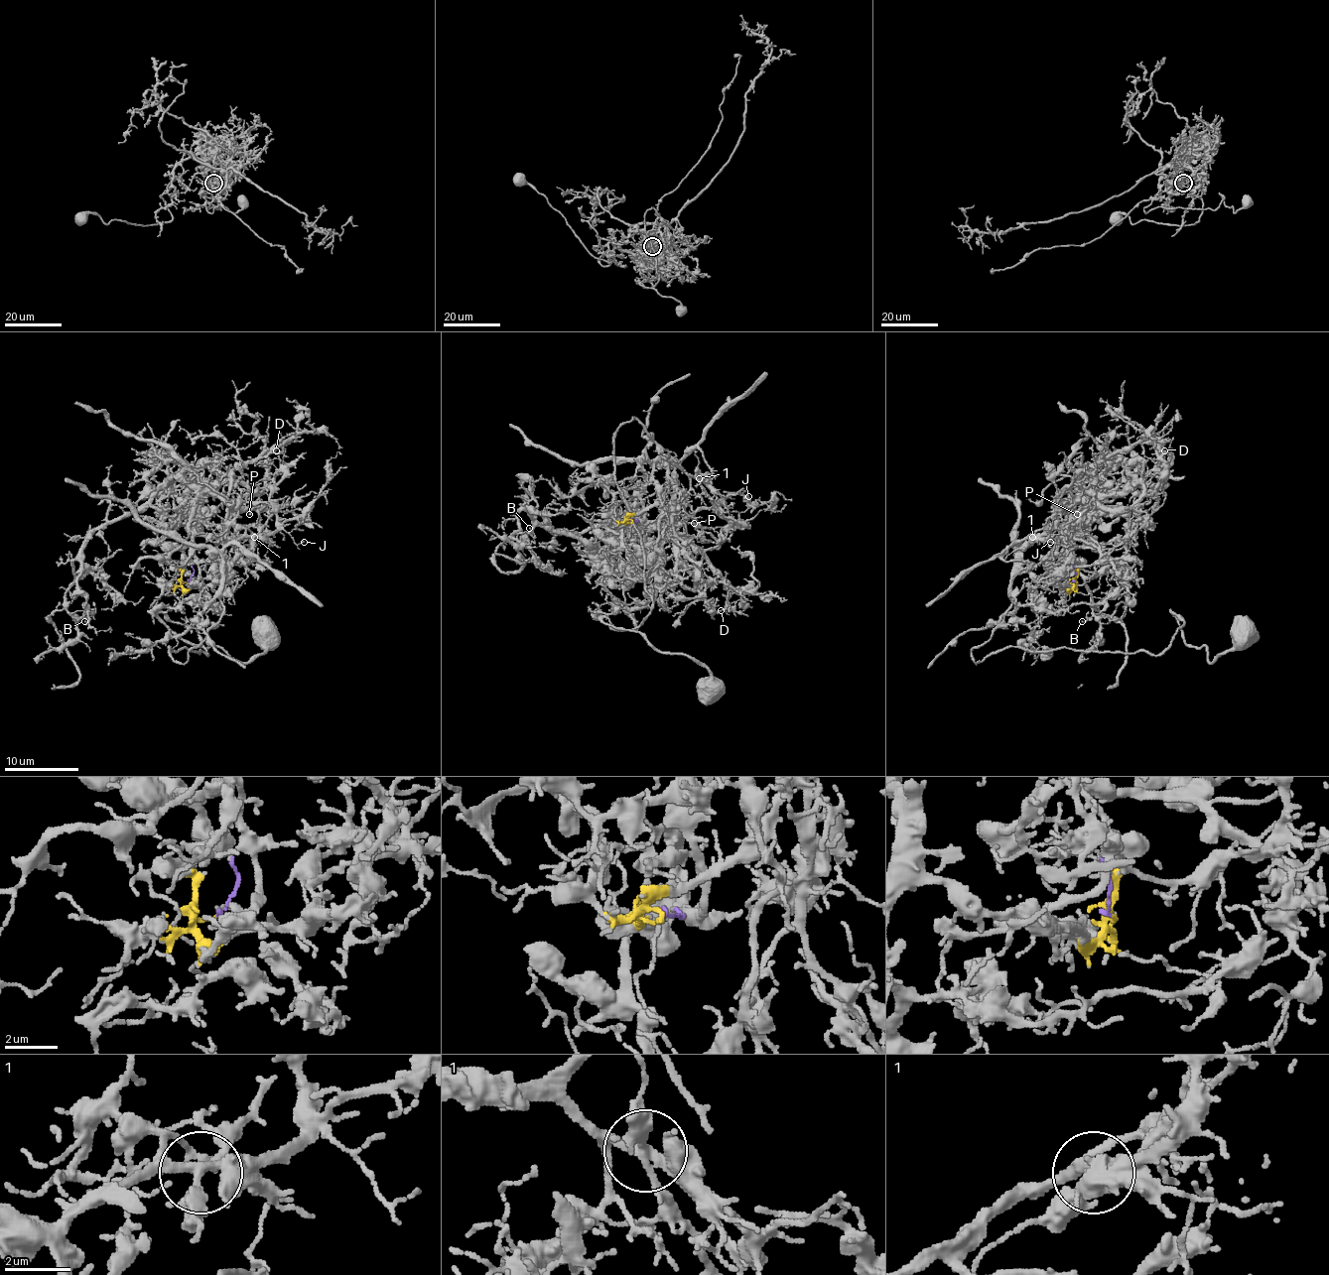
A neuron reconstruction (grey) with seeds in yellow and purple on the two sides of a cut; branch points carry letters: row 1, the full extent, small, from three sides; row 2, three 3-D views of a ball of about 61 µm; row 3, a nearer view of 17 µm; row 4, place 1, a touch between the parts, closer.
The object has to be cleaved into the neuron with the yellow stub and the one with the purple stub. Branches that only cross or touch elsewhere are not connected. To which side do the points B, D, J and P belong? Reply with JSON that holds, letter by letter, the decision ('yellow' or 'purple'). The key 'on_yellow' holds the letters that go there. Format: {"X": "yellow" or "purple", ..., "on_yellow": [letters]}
{"B": "purple", "D": "purple", "J": "yellow", "P": "purple", "on_yellow": ["J"]}

